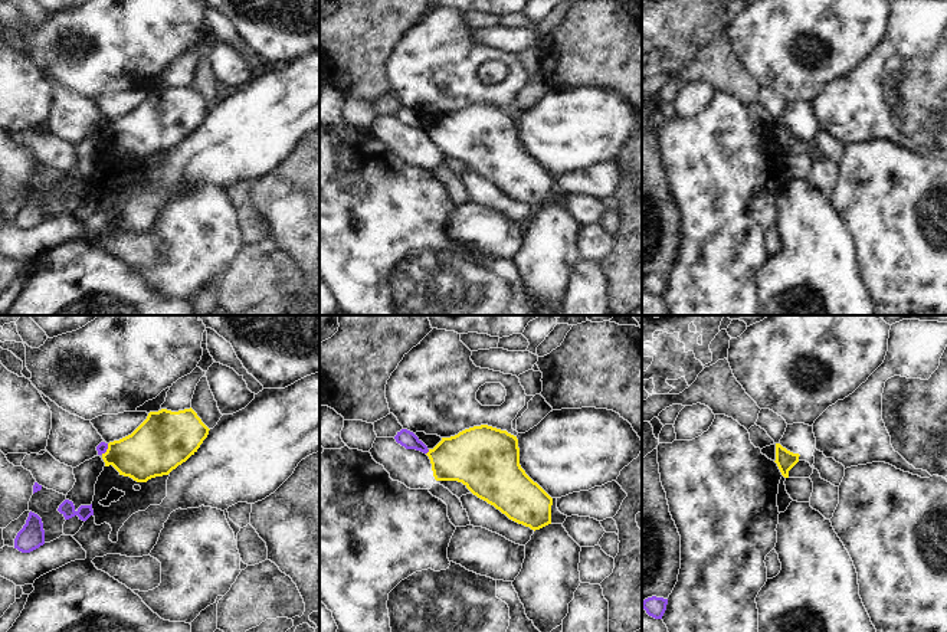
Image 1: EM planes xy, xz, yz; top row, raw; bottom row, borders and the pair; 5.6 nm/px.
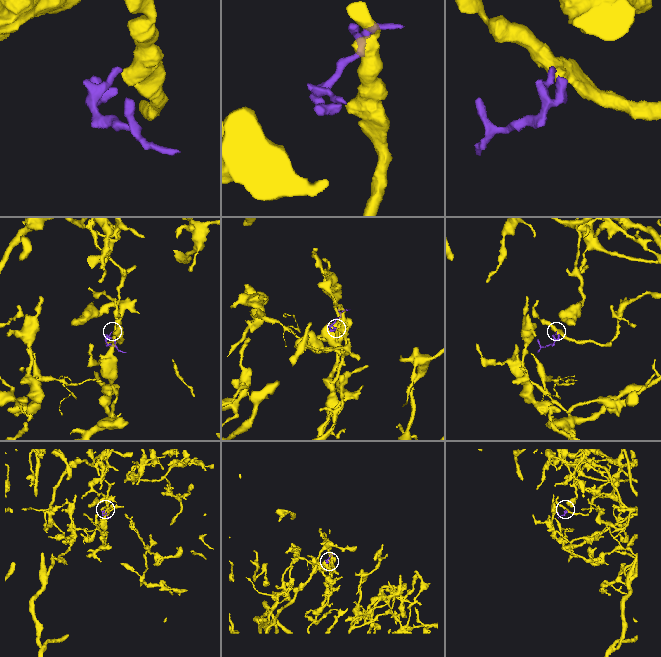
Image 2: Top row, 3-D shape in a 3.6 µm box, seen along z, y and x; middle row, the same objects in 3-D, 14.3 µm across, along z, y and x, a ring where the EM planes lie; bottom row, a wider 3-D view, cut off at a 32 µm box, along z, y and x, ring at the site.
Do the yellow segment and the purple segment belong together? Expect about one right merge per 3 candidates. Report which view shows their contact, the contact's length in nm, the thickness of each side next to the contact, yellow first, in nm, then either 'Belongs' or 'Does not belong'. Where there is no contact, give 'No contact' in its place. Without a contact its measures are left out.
Touches yellow in xz. Shared border 40 nm. Thickness 320 nm (yellow) against 90 nm. Does not belong.

